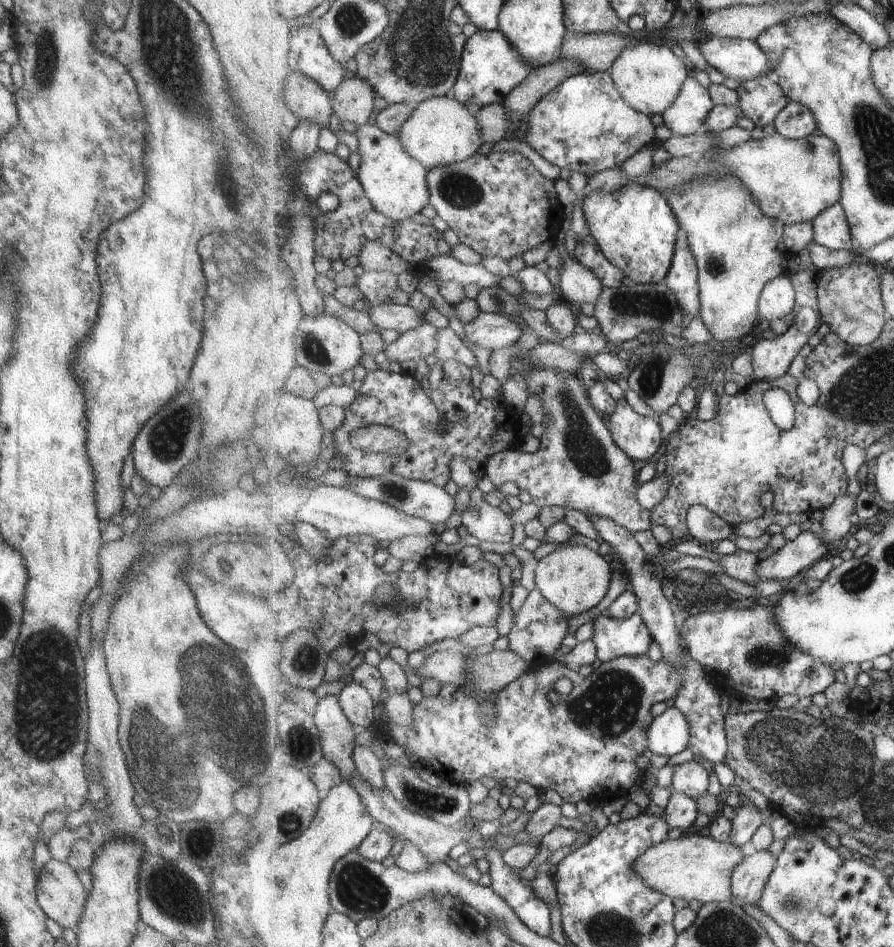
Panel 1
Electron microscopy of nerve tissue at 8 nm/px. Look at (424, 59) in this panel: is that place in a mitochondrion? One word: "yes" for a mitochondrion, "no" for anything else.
yes

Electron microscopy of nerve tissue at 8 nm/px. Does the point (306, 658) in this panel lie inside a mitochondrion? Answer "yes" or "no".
yes

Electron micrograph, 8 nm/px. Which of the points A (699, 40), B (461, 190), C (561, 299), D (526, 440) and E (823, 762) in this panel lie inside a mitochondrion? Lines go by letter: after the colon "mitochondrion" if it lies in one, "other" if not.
A: other
B: mitochondrion
C: other
D: other
E: mitochondrion

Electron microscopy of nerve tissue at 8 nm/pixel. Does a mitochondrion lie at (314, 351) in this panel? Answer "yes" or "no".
yes

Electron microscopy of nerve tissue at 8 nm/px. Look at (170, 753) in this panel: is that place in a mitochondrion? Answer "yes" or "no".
yes

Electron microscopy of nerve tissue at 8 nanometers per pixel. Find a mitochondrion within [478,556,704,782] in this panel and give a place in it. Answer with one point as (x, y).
(608, 708)

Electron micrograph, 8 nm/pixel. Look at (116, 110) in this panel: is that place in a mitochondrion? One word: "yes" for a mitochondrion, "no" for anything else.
no

